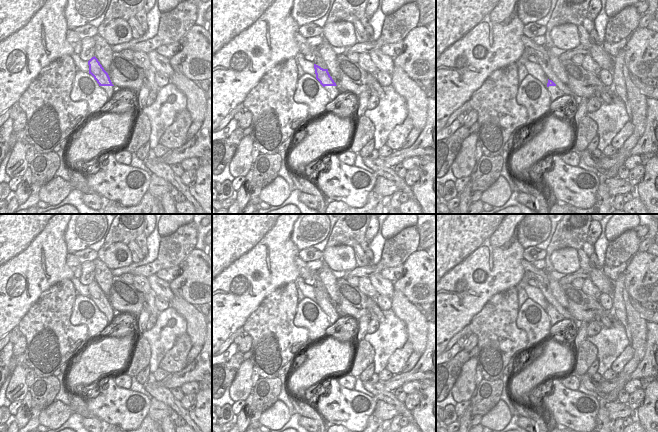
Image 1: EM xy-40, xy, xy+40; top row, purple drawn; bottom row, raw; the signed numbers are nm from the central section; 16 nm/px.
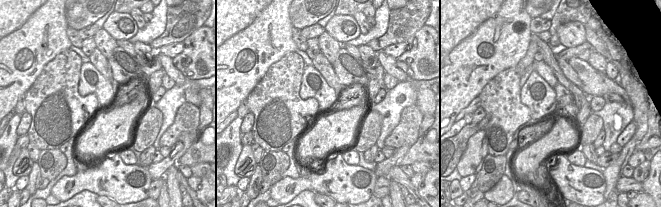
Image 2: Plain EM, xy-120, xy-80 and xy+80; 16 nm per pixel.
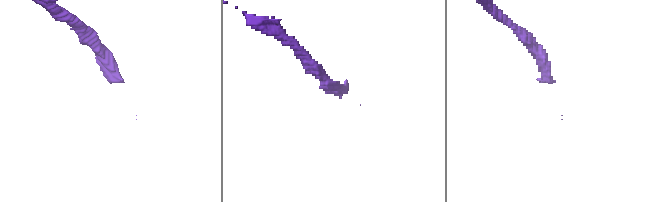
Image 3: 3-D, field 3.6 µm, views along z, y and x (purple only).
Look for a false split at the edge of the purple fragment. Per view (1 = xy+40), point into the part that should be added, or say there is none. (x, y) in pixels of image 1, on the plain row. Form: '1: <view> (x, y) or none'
1: none

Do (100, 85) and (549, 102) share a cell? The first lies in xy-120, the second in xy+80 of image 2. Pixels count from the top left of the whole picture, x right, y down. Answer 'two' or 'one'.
one

